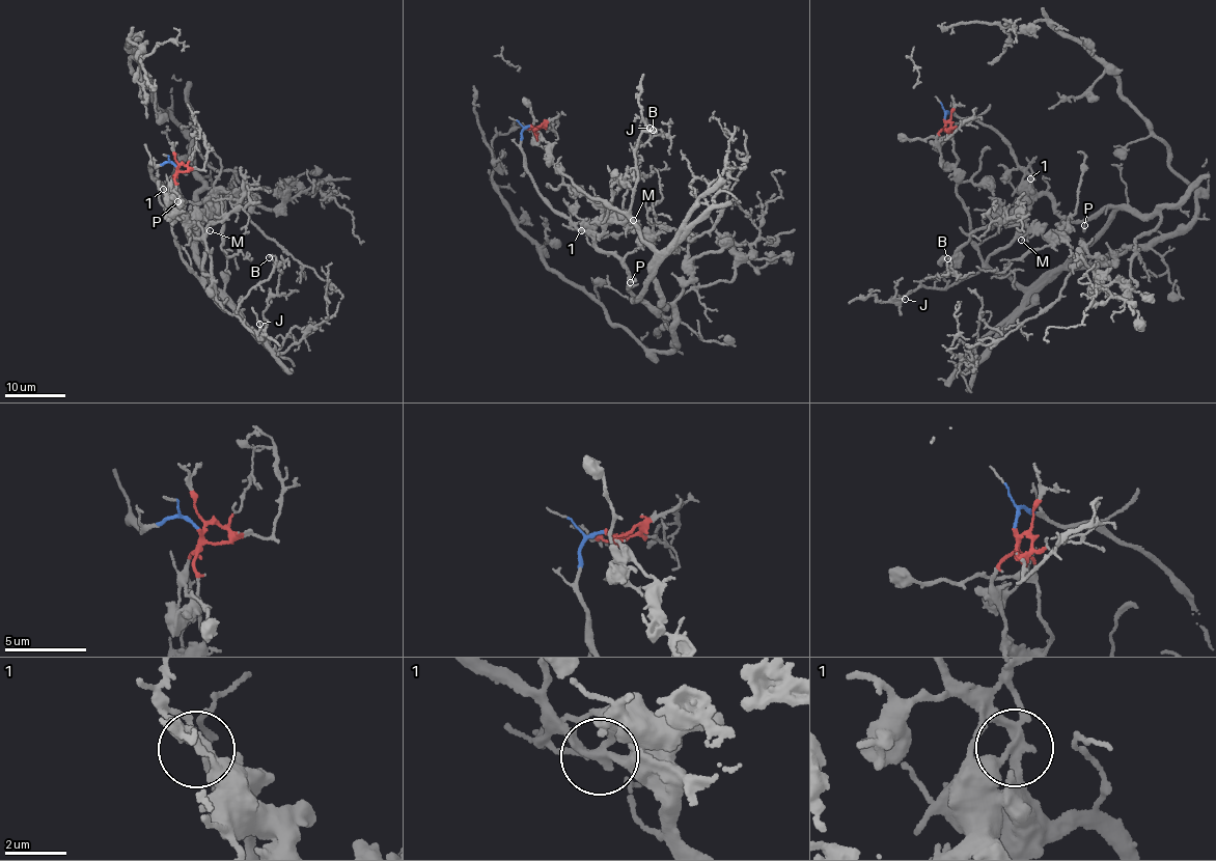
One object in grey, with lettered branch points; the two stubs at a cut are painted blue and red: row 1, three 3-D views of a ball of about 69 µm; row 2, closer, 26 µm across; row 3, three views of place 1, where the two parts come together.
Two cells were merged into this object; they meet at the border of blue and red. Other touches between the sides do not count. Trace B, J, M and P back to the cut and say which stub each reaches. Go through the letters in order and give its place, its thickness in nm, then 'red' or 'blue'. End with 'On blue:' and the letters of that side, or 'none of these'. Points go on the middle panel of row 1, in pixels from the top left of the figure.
B: place (653, 130); calibre 100 nm; red
J: place (650, 128); calibre 130 nm; red
M: place (633, 220); calibre 110 nm; red
P: place (630, 282); calibre 130 nm; blue
On blue: P

